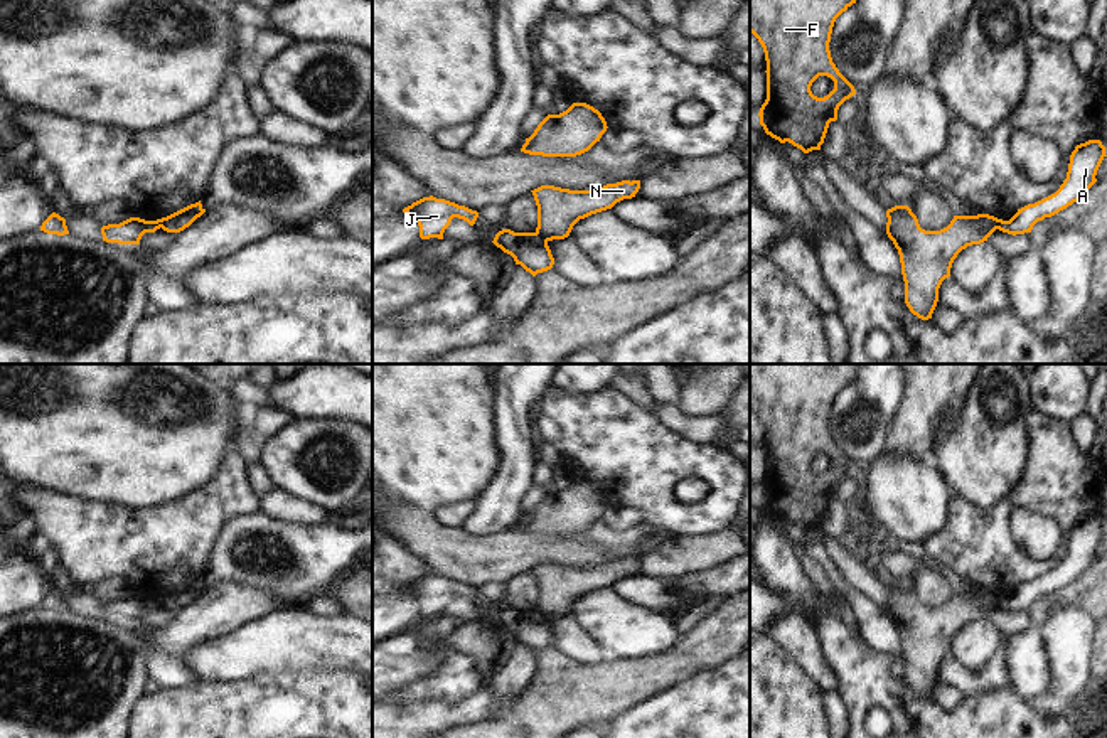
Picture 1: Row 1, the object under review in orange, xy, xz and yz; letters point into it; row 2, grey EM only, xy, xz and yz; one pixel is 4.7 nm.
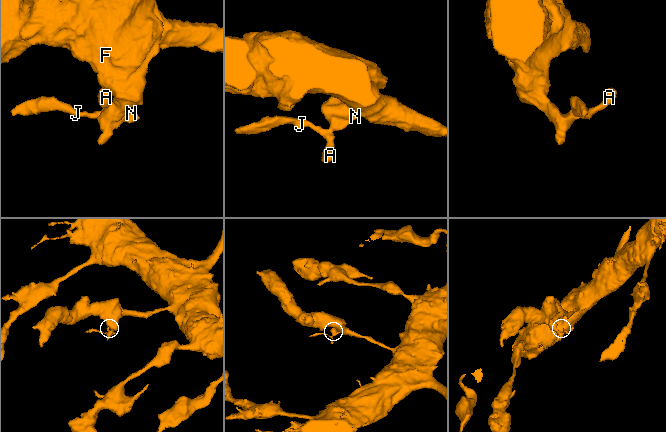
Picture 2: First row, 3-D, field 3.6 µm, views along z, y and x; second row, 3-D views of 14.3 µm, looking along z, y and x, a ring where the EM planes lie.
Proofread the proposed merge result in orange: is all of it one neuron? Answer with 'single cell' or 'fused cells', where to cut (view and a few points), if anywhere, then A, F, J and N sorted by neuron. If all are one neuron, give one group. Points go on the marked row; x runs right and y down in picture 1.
fused cells; cut in xz along (536, 231), (548, 240); A J / F N

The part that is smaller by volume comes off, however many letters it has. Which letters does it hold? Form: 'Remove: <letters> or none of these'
Remove: A, J

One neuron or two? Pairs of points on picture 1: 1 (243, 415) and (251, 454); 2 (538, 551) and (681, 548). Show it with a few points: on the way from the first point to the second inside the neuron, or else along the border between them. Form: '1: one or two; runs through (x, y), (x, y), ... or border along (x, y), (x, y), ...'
1: one; runs through (243, 425), (243, 443)
2: two; border along (676, 536), (654, 546), (641, 558)

